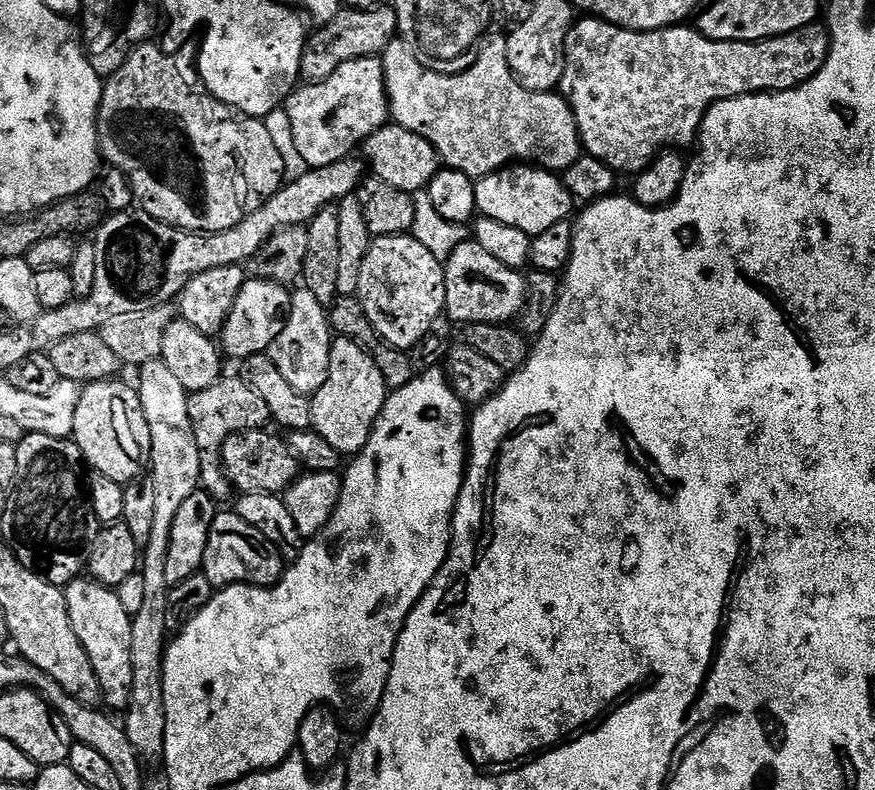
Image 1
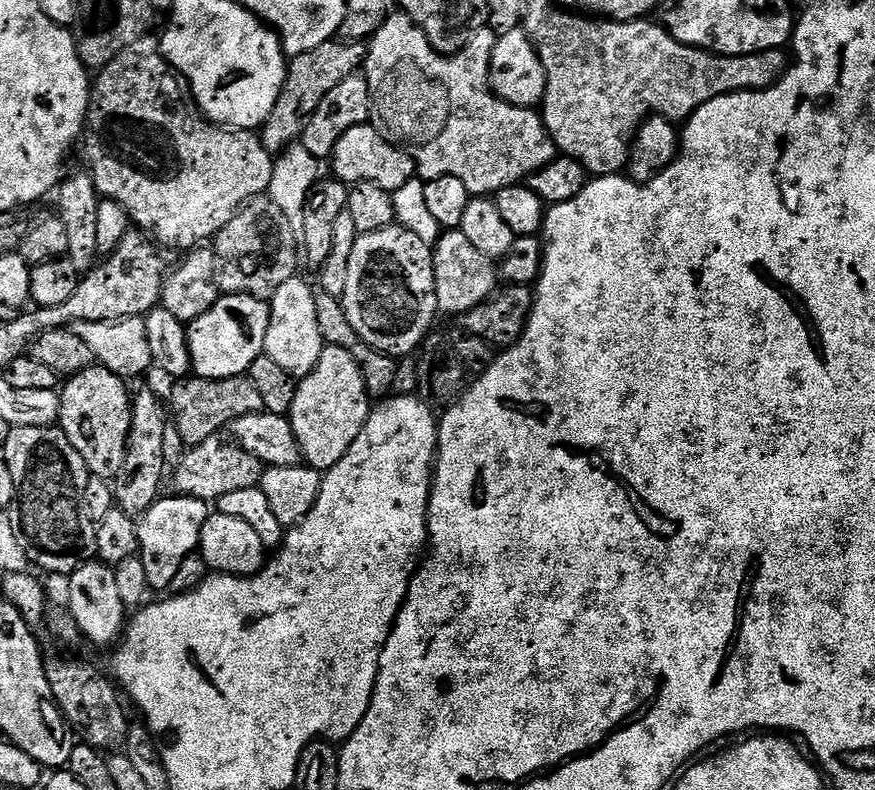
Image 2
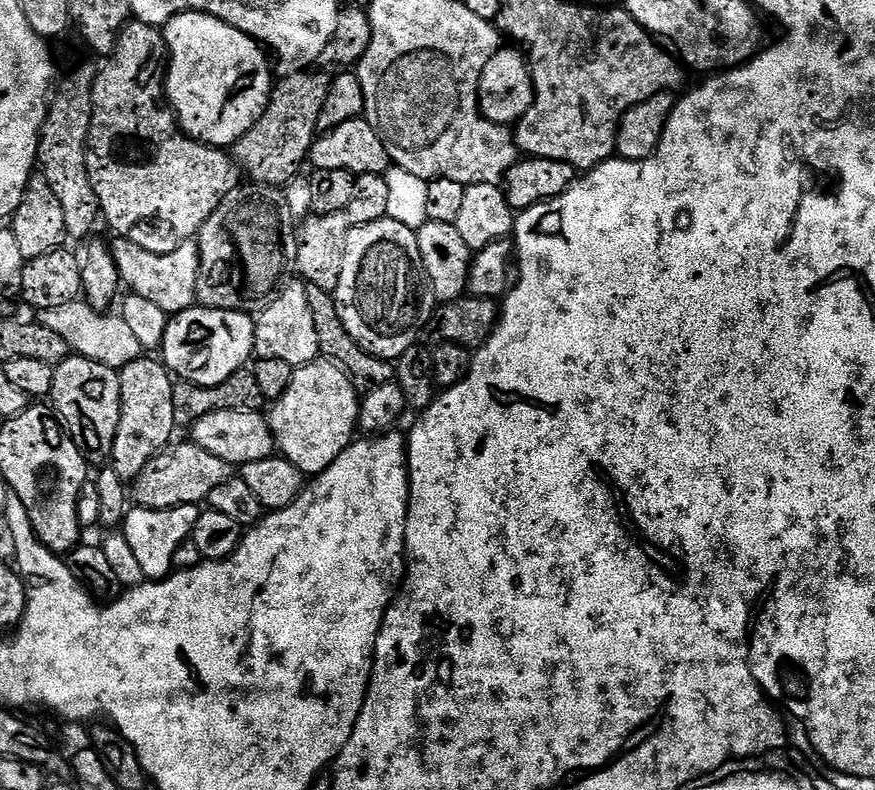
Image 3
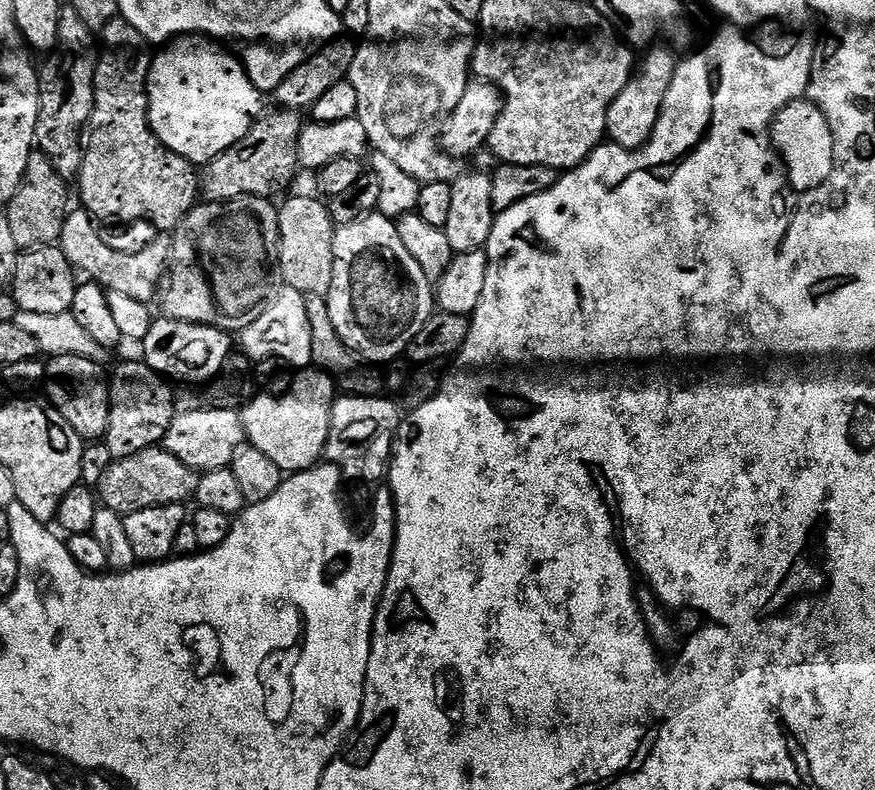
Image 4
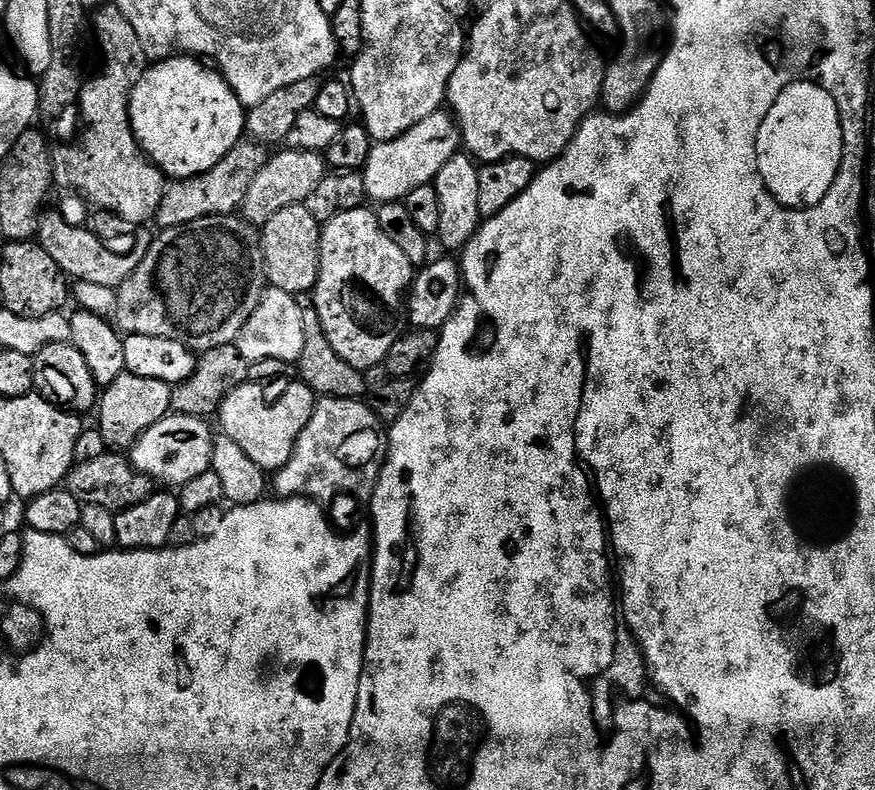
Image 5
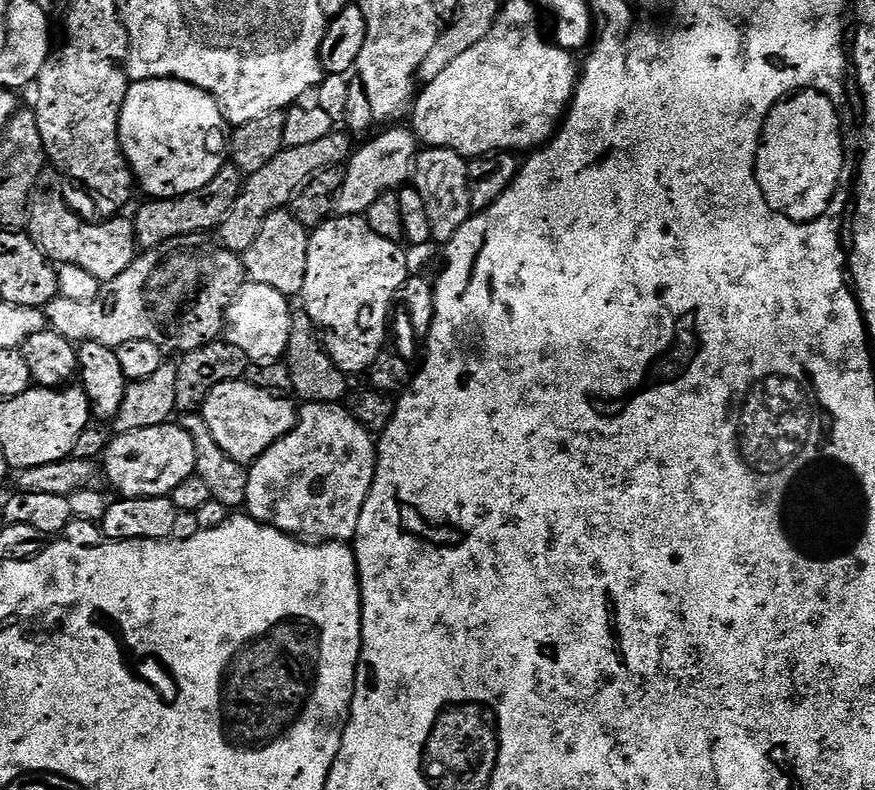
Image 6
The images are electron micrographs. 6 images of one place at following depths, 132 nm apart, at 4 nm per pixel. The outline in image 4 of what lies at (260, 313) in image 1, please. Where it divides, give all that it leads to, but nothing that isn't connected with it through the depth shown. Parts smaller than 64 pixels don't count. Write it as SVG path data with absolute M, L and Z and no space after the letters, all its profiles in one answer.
M160 318L152 323L142 341L142 360L169 381L185 380L188 386L200 386L217 379L225 371L230 360L228 351L232 348L232 340L233 337L220 328Z

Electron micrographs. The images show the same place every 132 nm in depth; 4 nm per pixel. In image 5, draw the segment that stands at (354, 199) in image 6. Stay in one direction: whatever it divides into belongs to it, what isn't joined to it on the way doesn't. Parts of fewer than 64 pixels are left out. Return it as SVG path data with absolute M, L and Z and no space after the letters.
M441 110L422 118L418 126L406 130L397 140L381 140L373 147L370 158L362 170L364 194L377 205L404 201L418 186L432 184L438 170L450 162L462 148L460 129L447 111Z

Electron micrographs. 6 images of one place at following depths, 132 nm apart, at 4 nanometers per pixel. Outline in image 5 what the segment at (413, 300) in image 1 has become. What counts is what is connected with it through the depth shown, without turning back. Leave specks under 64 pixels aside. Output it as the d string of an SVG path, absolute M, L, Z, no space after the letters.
M368 206L346 210L323 225L320 234L320 277L314 289L314 307L330 346L334 346L334 354L361 370L384 364L391 347L402 336L400 327L406 324L406 293L411 289L413 279L413 264L406 254L402 254L402 250L398 250L398 246L394 246L394 242L390 242L390 238L386 238L376 212Z

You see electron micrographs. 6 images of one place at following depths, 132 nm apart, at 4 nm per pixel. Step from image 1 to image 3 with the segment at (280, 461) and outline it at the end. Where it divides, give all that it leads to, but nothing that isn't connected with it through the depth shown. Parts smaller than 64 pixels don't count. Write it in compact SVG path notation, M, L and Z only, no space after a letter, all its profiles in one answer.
M173 442L163 448L153 460L136 475L130 484L130 496L139 507L166 510L174 506L187 504L203 505L214 486L222 486L222 482L233 479L233 465L222 458L202 450L198 445L185 442Z

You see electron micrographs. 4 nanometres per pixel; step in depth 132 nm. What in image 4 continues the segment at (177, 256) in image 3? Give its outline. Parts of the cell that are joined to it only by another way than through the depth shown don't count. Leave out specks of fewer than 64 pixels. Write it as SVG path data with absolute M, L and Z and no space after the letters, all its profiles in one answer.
M83 208L73 209L68 216L64 219L63 232L60 235L58 244L64 252L64 256L73 264L73 267L83 273L86 272L91 281L99 284L100 287L106 289L108 292L114 292L118 294L129 295L130 298L135 300L141 300L146 305L151 305L157 299L158 287L156 283L161 283L161 280L165 277L166 267L169 261L169 252L172 250L171 239L160 238L164 240L156 240L153 244L145 246L141 252L134 252L132 254L126 254L120 252L110 246L108 246L96 232L92 217Z

